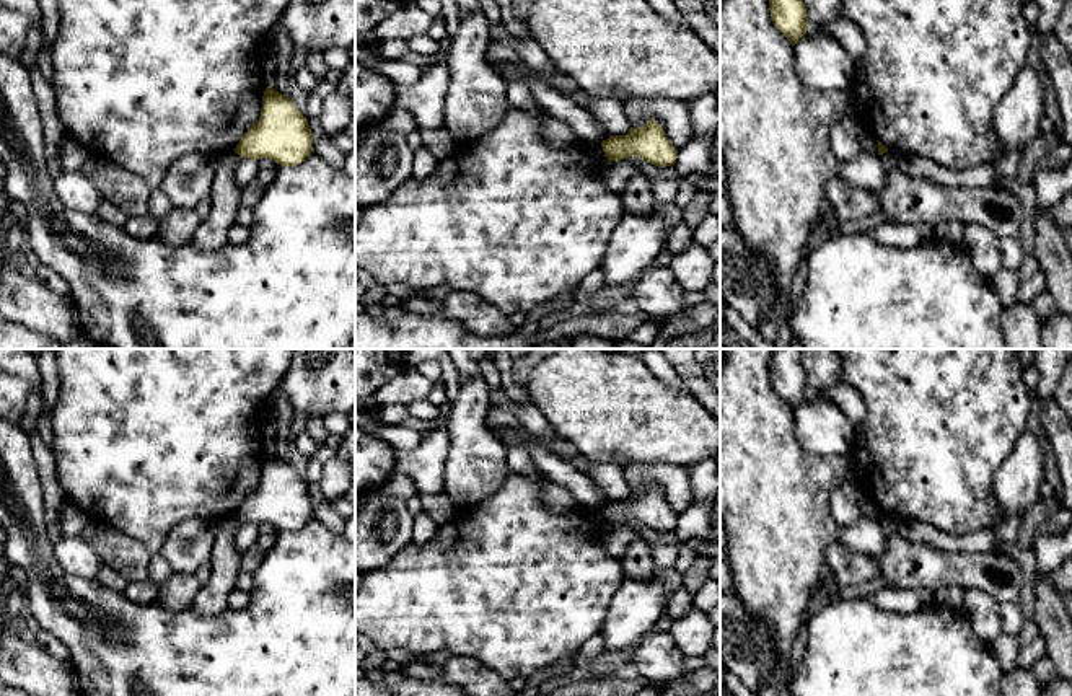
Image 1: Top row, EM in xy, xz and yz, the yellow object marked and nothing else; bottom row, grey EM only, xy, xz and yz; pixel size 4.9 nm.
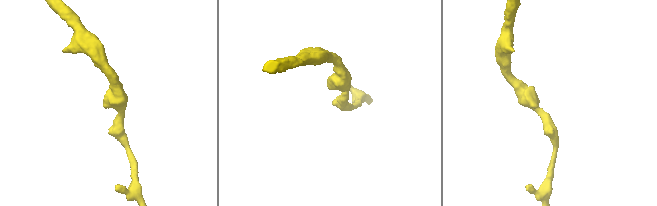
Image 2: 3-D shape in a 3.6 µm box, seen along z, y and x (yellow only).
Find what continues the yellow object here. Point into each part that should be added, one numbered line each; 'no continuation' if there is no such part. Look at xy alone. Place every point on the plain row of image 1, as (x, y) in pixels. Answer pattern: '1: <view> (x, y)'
no continuation

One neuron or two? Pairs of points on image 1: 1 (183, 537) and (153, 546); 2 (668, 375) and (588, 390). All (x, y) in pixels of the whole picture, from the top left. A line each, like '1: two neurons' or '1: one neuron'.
1: two neurons
2: two neurons

